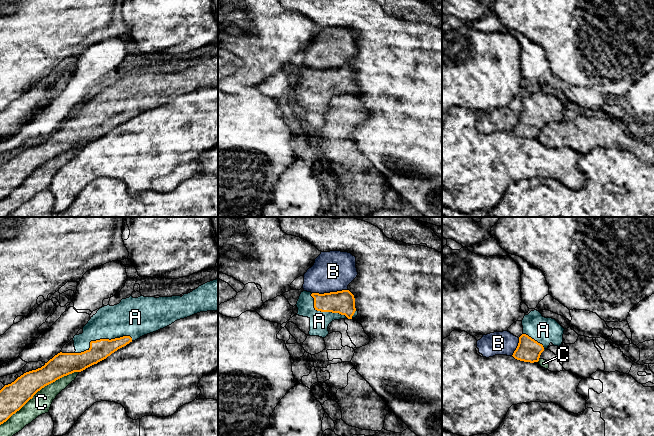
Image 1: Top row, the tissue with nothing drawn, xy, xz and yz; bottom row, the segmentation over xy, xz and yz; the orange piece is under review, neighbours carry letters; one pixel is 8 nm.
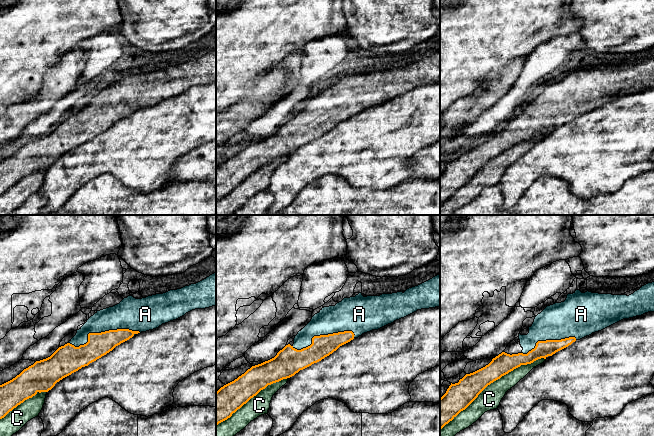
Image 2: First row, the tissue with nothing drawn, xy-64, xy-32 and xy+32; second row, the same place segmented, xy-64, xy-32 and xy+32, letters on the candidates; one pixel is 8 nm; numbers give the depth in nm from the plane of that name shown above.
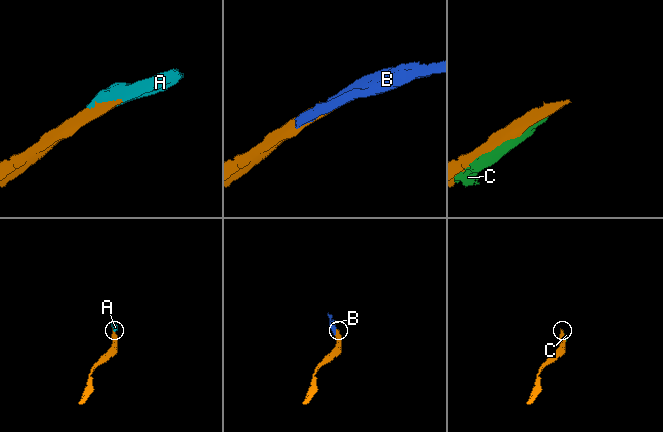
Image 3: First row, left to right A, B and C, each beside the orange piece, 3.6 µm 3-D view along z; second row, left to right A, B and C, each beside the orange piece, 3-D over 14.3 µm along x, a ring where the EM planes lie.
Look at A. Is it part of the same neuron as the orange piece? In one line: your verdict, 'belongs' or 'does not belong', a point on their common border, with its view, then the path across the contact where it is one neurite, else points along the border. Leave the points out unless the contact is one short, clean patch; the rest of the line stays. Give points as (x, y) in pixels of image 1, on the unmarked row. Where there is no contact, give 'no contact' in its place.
belongs; contact xy (101, 115)

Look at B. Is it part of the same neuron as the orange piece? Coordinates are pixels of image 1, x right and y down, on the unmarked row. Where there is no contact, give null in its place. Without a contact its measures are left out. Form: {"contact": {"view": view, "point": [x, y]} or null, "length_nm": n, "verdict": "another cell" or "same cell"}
{"contact": {"view": "xz", "point": [330, 68]}, "length_nm": 280, "verdict": "another cell"}

